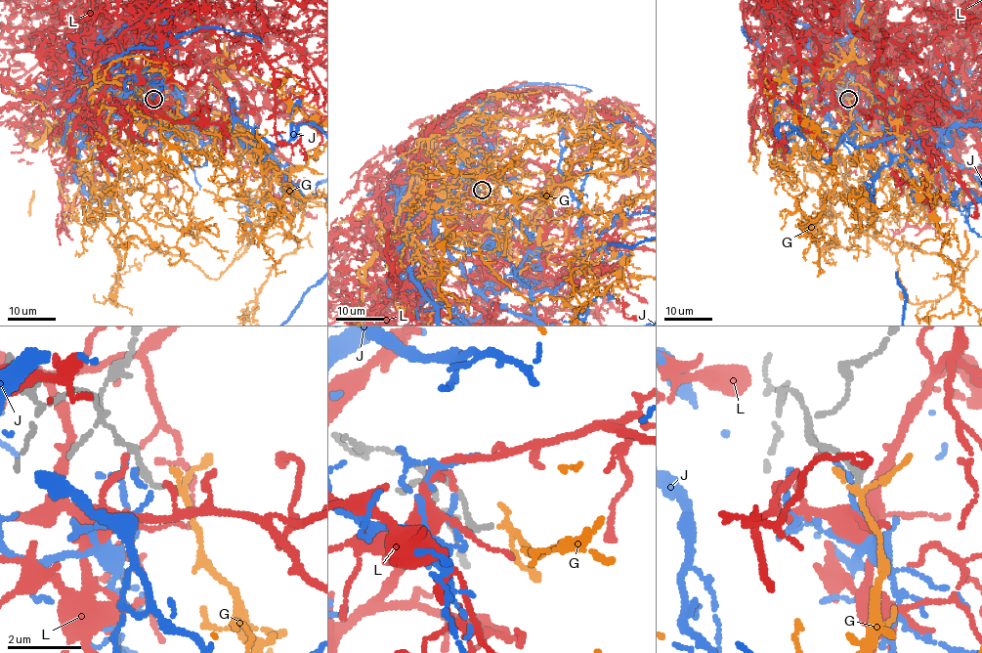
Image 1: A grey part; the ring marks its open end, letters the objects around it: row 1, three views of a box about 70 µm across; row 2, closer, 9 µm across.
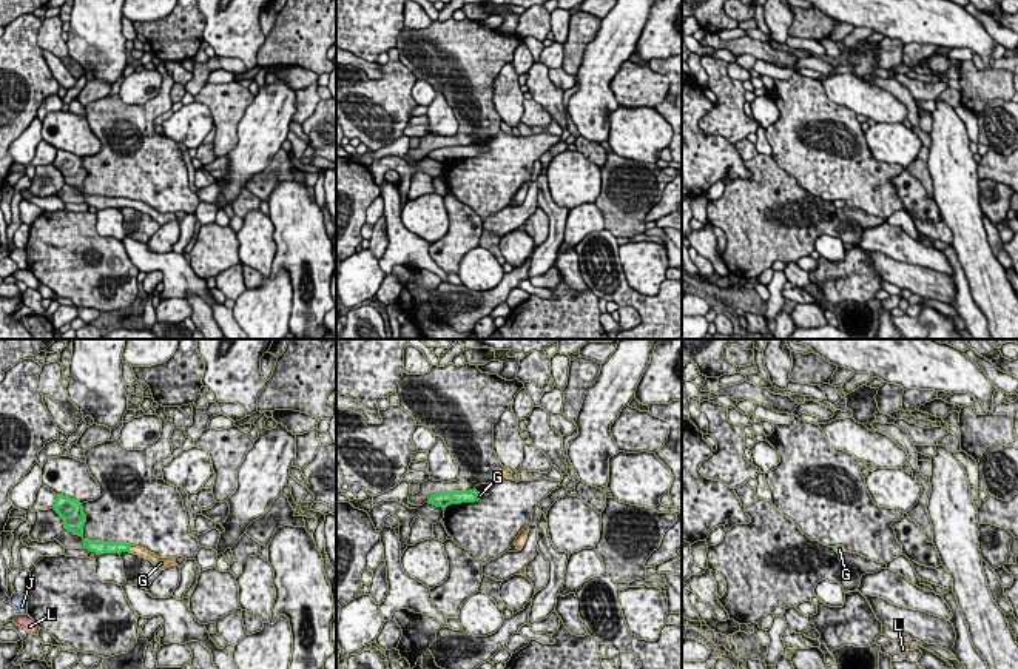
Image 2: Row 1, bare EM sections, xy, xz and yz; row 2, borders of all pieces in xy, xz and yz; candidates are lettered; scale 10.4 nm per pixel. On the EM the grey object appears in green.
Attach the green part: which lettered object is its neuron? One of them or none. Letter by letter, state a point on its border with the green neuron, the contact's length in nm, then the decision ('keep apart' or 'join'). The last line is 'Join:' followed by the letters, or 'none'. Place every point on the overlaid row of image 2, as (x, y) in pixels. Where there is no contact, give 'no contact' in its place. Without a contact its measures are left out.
G: contact xy (130, 547); length 70 nm; join
J: no contact; keep apart
L: no contact; keep apart
Join: G

